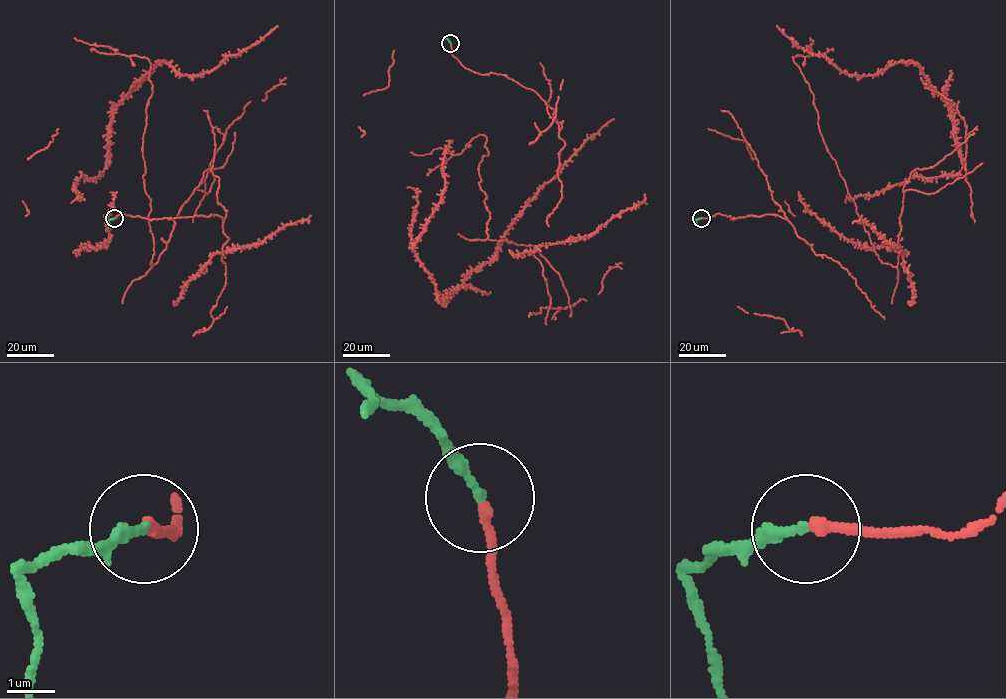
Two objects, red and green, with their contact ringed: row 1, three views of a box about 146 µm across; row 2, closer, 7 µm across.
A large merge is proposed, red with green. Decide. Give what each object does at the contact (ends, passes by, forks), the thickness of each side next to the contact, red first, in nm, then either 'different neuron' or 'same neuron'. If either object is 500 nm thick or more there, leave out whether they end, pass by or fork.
red ends | green ends | 220/240 nm | different neuron

